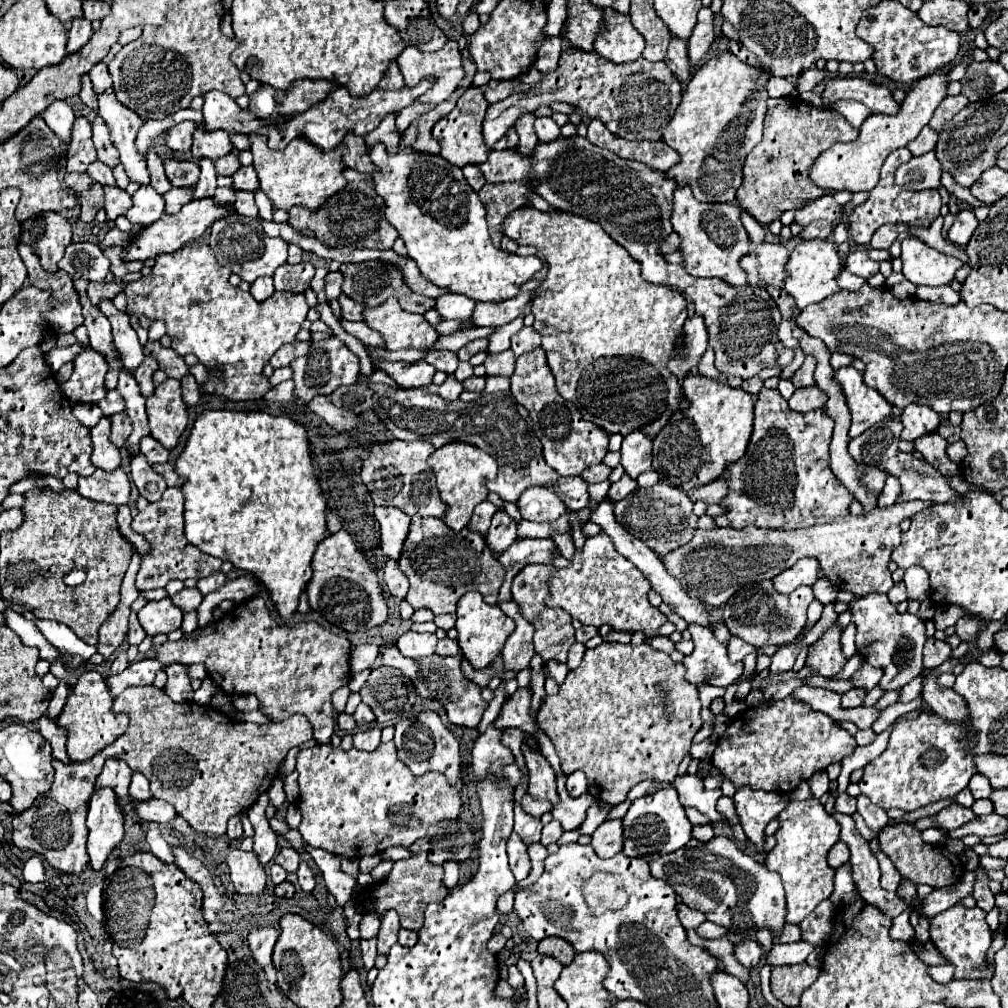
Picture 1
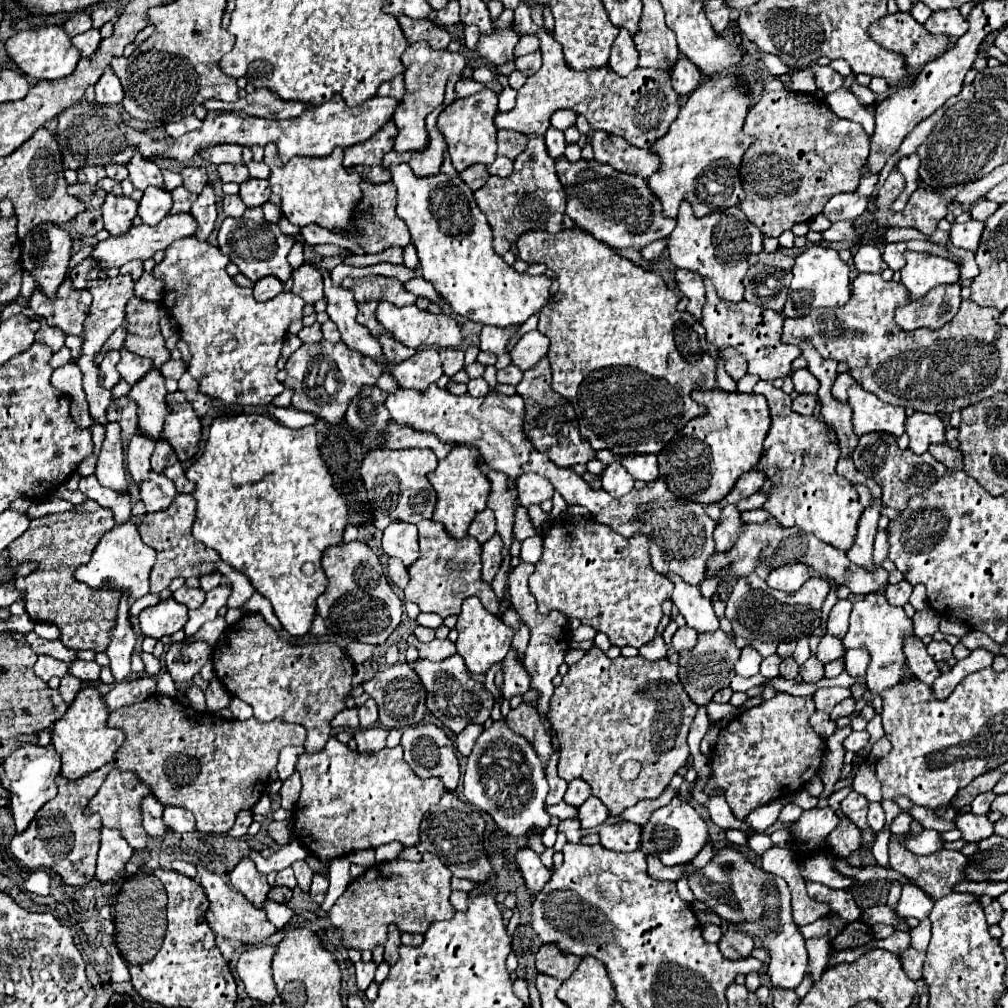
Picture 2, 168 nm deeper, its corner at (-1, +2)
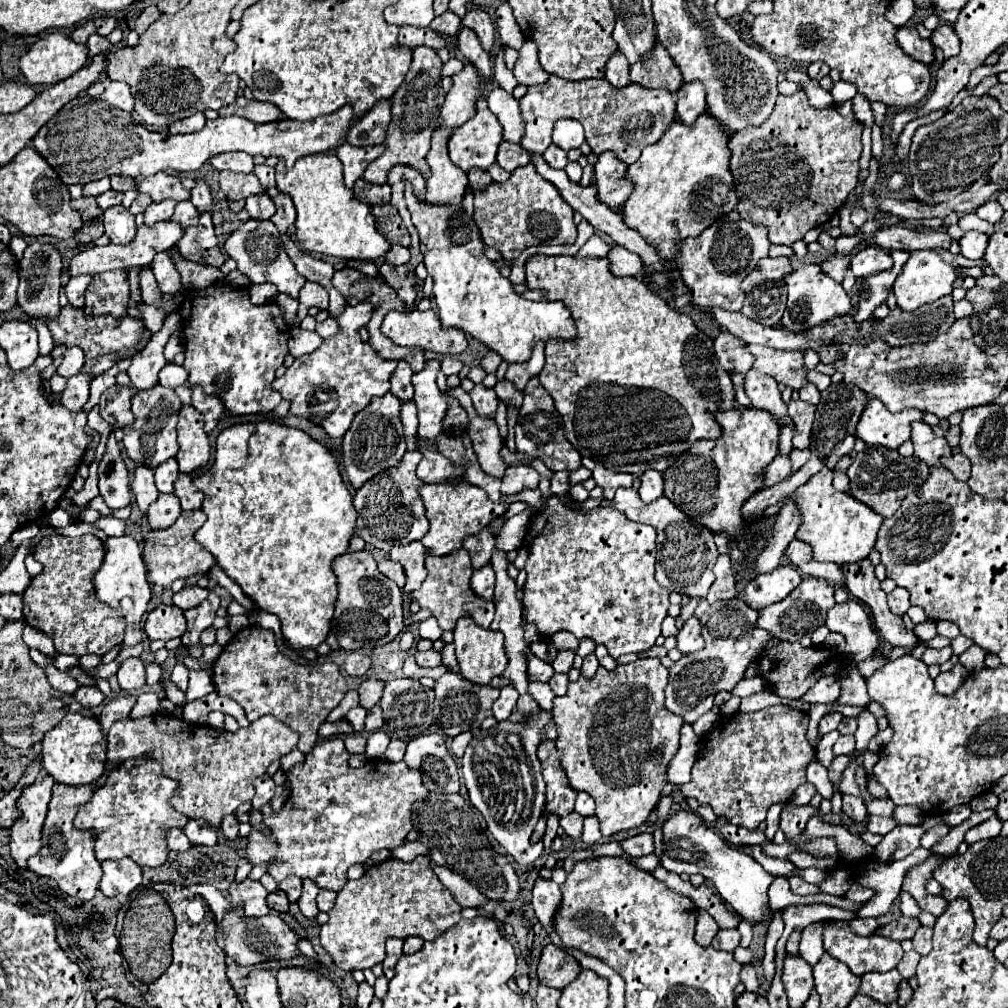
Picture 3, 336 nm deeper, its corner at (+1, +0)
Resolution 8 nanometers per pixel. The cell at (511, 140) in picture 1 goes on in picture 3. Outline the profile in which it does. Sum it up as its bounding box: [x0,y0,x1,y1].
[496,141,532,171]

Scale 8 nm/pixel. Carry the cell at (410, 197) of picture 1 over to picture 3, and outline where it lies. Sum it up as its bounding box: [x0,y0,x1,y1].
[404,181,576,363]

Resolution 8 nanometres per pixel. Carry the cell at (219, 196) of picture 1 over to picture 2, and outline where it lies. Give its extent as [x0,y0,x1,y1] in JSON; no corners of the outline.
[224,195,246,217]

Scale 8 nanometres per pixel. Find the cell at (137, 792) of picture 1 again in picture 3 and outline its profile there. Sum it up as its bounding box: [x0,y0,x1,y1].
[166,829,192,851]

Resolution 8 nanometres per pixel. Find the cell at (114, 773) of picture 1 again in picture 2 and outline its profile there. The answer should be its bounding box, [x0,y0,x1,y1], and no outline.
[86,769,152,851]

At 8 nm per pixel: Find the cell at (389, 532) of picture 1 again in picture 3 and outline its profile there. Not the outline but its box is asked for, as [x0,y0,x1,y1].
[390,541,426,595]

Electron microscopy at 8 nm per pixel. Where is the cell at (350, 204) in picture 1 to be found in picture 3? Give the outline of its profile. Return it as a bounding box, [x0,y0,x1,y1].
[372,203,410,247]

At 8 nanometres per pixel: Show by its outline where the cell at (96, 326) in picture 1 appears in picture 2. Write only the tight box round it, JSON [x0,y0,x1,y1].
[98,351,120,389]

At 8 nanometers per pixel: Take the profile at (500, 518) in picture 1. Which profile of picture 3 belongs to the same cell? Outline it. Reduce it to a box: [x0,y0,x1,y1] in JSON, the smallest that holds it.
[472,565,494,599]

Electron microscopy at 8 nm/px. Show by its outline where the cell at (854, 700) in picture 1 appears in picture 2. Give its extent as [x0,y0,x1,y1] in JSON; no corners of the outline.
[830,699,856,721]

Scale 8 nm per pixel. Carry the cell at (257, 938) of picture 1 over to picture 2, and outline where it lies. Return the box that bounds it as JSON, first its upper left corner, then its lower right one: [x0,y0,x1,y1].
[236,945,278,1003]

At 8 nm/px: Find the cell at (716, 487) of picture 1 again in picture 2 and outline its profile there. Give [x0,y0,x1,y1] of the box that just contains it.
[722,469,766,505]

